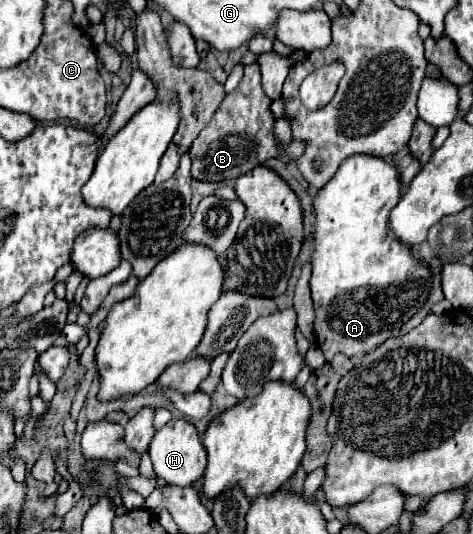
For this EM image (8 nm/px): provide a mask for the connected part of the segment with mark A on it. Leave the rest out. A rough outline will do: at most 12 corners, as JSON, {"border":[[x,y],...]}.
{"border":[[350,156],[314,196],[326,360],[394,336],[430,270],[388,230],[394,164]]}

